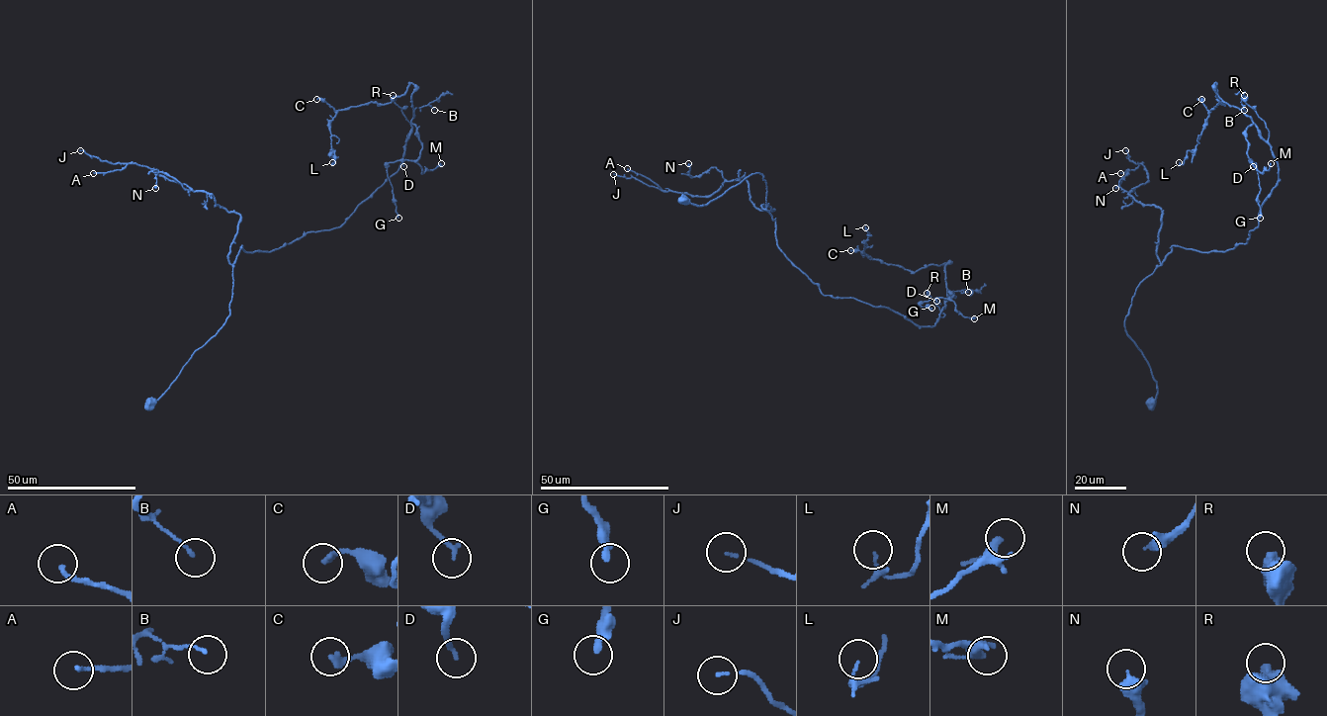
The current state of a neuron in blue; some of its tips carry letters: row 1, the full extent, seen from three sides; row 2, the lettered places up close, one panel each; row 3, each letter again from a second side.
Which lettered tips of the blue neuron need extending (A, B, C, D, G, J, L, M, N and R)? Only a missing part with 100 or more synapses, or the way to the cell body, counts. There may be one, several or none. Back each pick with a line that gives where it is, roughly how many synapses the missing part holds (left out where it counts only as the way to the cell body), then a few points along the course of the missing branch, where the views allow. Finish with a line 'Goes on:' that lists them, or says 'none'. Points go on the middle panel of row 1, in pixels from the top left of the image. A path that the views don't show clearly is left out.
Goes on: none

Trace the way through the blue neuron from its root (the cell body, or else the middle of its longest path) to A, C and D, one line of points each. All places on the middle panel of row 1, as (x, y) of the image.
A: (683, 200), (706, 205), (758, 173), (761, 206), (773, 210), (754, 206), (744, 177), (693, 196), (627, 168)
C: (683, 200), (706, 205), (760, 174), (777, 246), (824, 295), (936, 322), (948, 263), (911, 271), (850, 250)
D: (683, 200), (706, 205), (760, 174), (777, 246), (824, 295), (921, 326), (955, 296), (936, 301)

